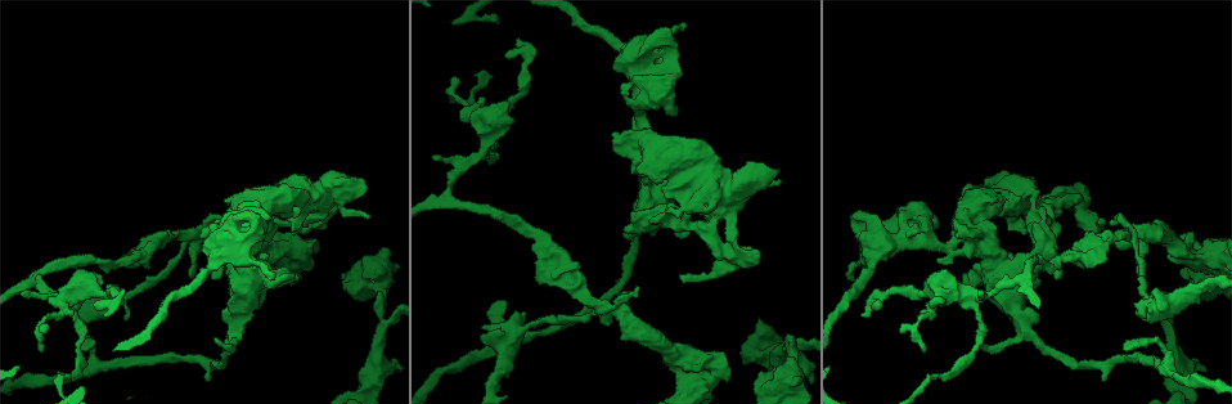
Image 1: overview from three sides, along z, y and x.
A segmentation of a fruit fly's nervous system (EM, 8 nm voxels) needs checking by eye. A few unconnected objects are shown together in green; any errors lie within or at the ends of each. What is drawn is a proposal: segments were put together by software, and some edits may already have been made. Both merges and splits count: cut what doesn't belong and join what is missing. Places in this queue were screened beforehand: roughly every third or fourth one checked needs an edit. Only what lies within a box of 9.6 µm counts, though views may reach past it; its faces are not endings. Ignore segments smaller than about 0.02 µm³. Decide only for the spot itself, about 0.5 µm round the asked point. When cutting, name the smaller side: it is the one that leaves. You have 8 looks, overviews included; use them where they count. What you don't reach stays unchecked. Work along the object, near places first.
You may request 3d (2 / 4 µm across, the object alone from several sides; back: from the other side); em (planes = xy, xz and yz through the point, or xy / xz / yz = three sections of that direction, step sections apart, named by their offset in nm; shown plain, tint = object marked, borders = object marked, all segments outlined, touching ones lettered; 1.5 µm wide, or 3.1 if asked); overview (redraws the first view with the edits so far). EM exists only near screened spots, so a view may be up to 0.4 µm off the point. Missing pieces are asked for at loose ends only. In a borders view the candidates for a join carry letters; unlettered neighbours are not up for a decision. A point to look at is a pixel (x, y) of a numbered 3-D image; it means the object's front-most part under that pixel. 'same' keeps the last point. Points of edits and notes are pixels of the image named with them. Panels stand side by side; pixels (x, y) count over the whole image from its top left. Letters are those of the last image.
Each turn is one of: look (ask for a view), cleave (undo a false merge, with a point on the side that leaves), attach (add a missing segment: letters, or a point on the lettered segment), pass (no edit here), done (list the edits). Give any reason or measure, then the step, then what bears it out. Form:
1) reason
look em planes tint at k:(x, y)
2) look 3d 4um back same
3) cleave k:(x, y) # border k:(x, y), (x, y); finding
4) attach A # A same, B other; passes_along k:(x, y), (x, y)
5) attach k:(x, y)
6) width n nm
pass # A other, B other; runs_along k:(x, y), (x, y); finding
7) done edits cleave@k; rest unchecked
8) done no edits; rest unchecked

free end
look em planes borders at 1:(1100, 224)

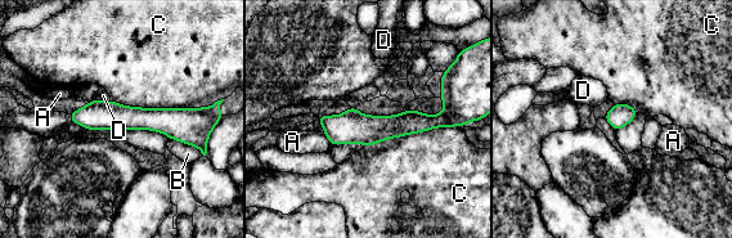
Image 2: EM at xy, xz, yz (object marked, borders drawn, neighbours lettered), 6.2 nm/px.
width 140 nm; longest_contact C 600 nm
pass # A other, B other, C other, D other; no lettered segment goes on from it

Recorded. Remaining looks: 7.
thin neck
look em planes borders at 1:(604, 306)

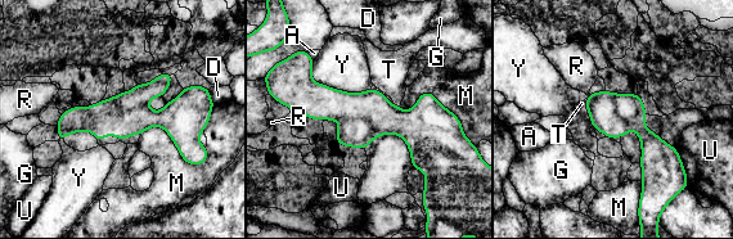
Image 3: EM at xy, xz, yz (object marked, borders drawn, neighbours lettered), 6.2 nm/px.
longest_contact M 420 nm
cleave 3:(358, 132) # A other, D other, G other, M other, R other, T other, U other, Y other; part_leaving 3:(167, 76), (154, 89), (118, 104); a second neuron is stuck on

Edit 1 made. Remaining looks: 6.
look em planes tint at 1:(954, 294)

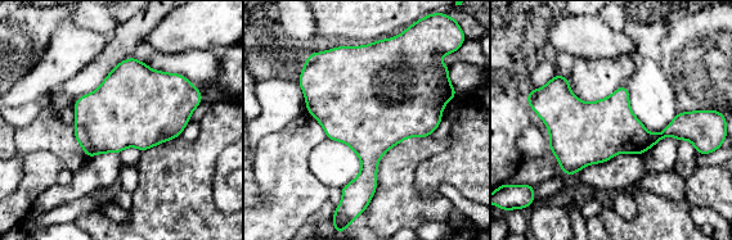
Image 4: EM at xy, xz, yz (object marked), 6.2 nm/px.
look em planes borders same

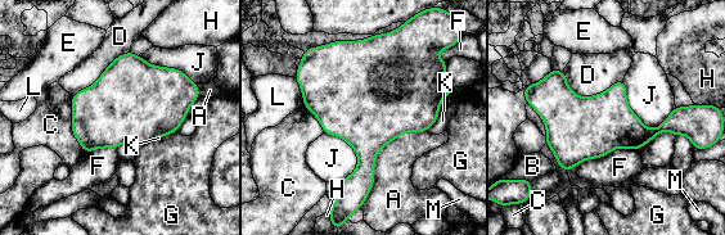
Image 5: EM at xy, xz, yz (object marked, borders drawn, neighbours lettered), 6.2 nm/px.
width 280 nm
pass # A other, B other, C other, D other, E other, F other, G other, H other, J other, K other, L other, M other; one neuron here

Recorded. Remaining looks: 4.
abrupt turn
look em planes borders at 1:(875, 302)

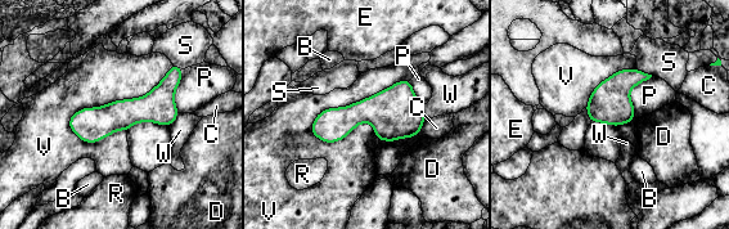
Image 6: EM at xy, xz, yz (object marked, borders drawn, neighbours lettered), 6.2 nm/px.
pass # B other, C other, D other, E other, P other, R other, S other, V other, W other; border 6:(409, 79), (323, 109), (310, 131); one neuron here

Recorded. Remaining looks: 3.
done edits cleave@3; rest unchecked

